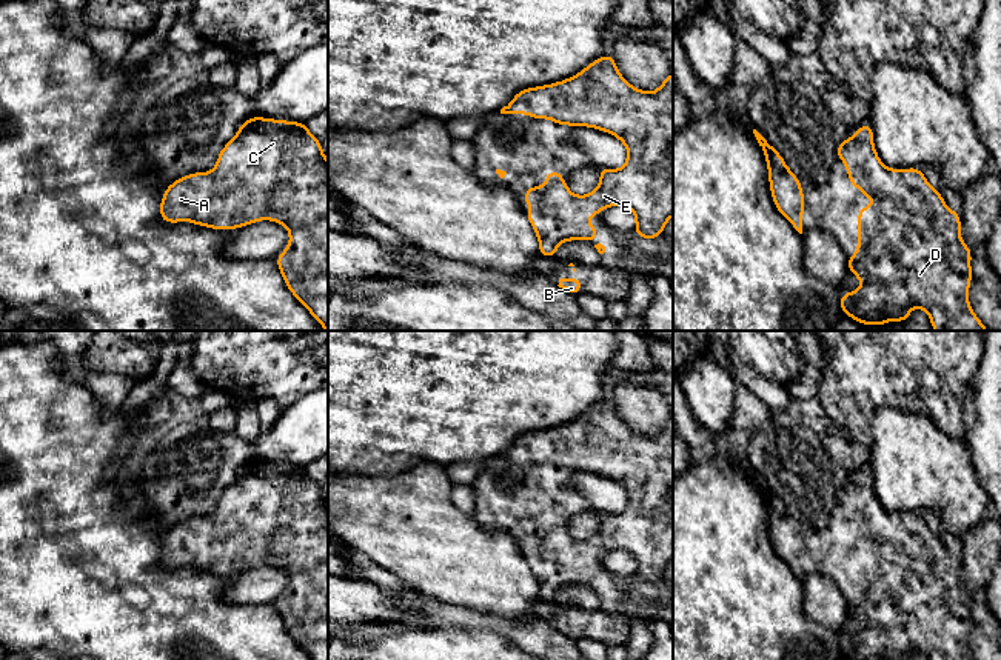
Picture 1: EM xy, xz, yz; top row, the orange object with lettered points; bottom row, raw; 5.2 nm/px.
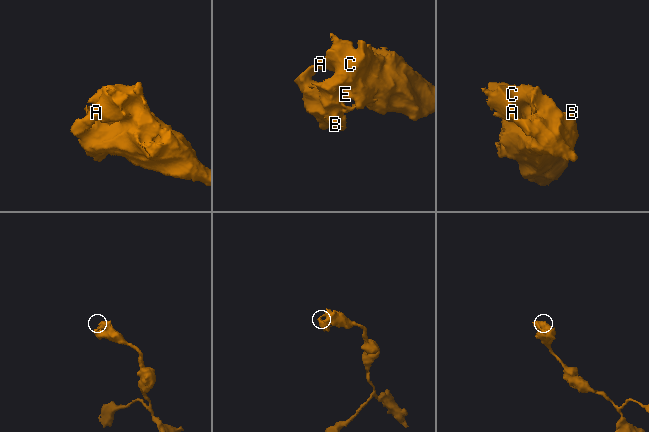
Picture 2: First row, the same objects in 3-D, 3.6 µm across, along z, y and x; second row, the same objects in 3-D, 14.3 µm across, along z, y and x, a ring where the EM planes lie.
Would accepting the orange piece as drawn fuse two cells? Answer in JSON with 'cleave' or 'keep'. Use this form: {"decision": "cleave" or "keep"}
{"decision": "keep"}

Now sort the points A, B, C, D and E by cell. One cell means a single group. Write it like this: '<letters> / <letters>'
A B C D E

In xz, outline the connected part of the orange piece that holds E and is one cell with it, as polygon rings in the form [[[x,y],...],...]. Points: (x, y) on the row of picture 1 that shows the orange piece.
[[[602,55],[584,68],[579,74],[557,83],[525,88],[500,109],[500,114],[527,114],[531,118],[550,118],[557,125],[596,128],[618,137],[627,146],[627,163],[621,169],[598,168],[599,186],[588,195],[573,195],[562,178],[562,171],[548,171],[545,186],[528,186],[522,197],[525,205],[534,205],[534,211],[524,211],[539,238],[539,255],[556,258],[557,245],[568,240],[596,240],[598,226],[588,226],[587,220],[601,211],[614,206],[628,206],[636,217],[634,232],[639,238],[659,238],[673,215],[673,72],[654,92],[644,92],[631,86],[618,71],[614,55]]]

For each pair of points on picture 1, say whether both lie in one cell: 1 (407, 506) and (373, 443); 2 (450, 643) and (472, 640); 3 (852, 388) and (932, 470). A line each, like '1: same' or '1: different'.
1: different
2: same
3: different

